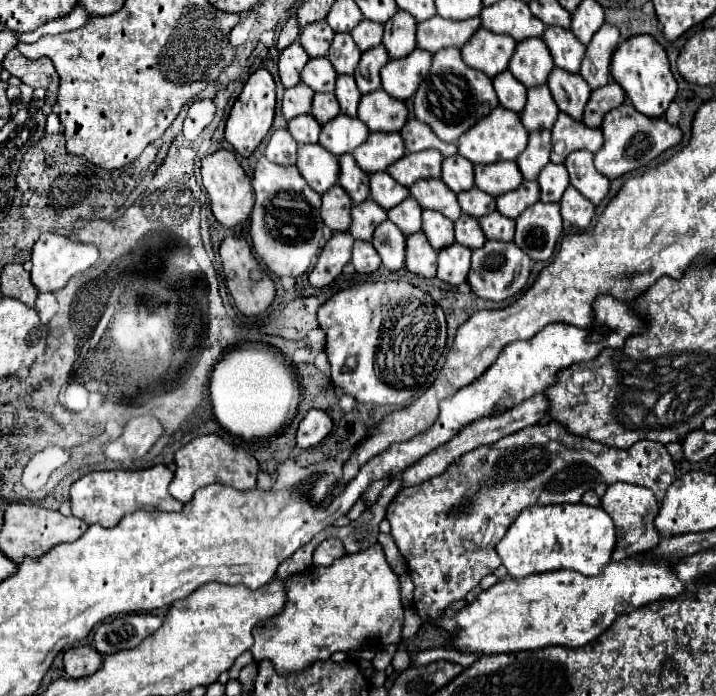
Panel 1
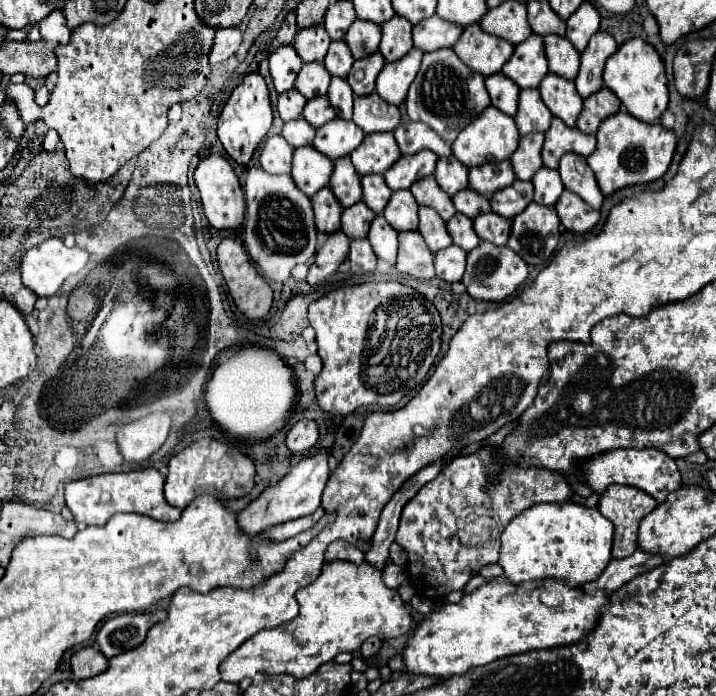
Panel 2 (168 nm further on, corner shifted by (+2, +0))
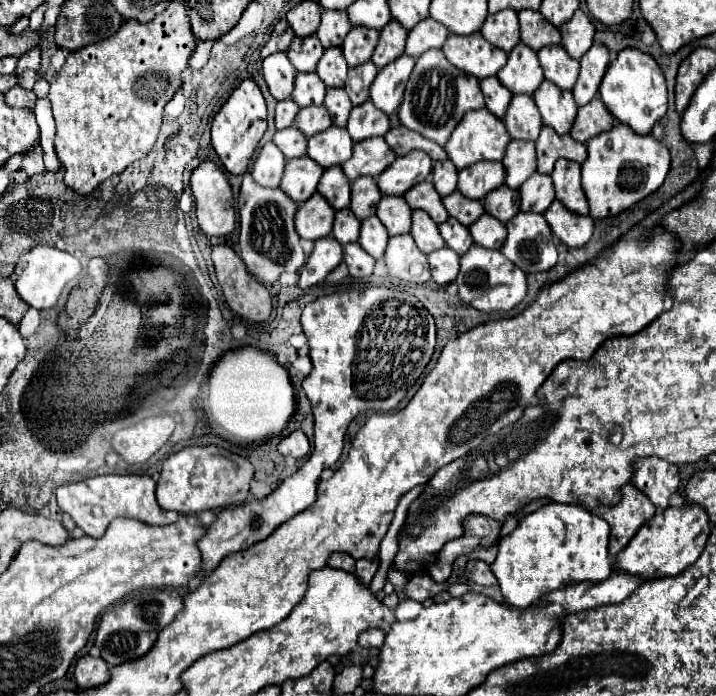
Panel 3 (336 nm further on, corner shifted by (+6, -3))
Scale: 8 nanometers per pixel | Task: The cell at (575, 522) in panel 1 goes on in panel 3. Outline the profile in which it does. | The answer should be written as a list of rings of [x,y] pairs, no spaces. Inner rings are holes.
[[[548,503],[526,515],[518,527],[500,541],[498,557],[490,565],[504,601],[526,609],[542,595],[582,581],[600,583],[612,573],[608,561],[610,525],[580,505]]]

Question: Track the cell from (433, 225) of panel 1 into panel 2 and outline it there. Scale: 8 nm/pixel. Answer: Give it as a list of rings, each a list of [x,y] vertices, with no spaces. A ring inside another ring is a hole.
[[[426,206],[420,208],[420,234],[424,236],[430,252],[438,252],[452,244],[452,238],[446,230],[446,222],[436,214],[436,210],[428,210]]]

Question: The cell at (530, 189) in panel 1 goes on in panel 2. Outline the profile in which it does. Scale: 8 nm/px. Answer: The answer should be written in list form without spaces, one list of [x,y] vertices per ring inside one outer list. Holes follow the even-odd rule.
[[[514,180],[512,186],[506,186],[504,190],[498,190],[492,198],[492,212],[504,216],[504,218],[514,218],[516,214],[520,214],[534,196],[534,186],[532,182],[524,182],[524,180]]]

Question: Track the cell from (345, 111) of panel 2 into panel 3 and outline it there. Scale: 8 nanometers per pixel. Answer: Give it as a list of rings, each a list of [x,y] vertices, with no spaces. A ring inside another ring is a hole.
[[[328,89],[326,99],[324,99],[324,107],[328,109],[332,123],[336,127],[346,127],[346,121],[348,121],[350,109],[352,109],[352,101],[344,93],[344,89]]]

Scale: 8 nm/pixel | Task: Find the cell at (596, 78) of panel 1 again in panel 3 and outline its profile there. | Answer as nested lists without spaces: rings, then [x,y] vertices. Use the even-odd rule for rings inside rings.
[[[594,43],[588,53],[580,59],[580,77],[572,89],[576,105],[586,105],[598,93],[600,81],[608,67],[608,49],[604,45]]]

